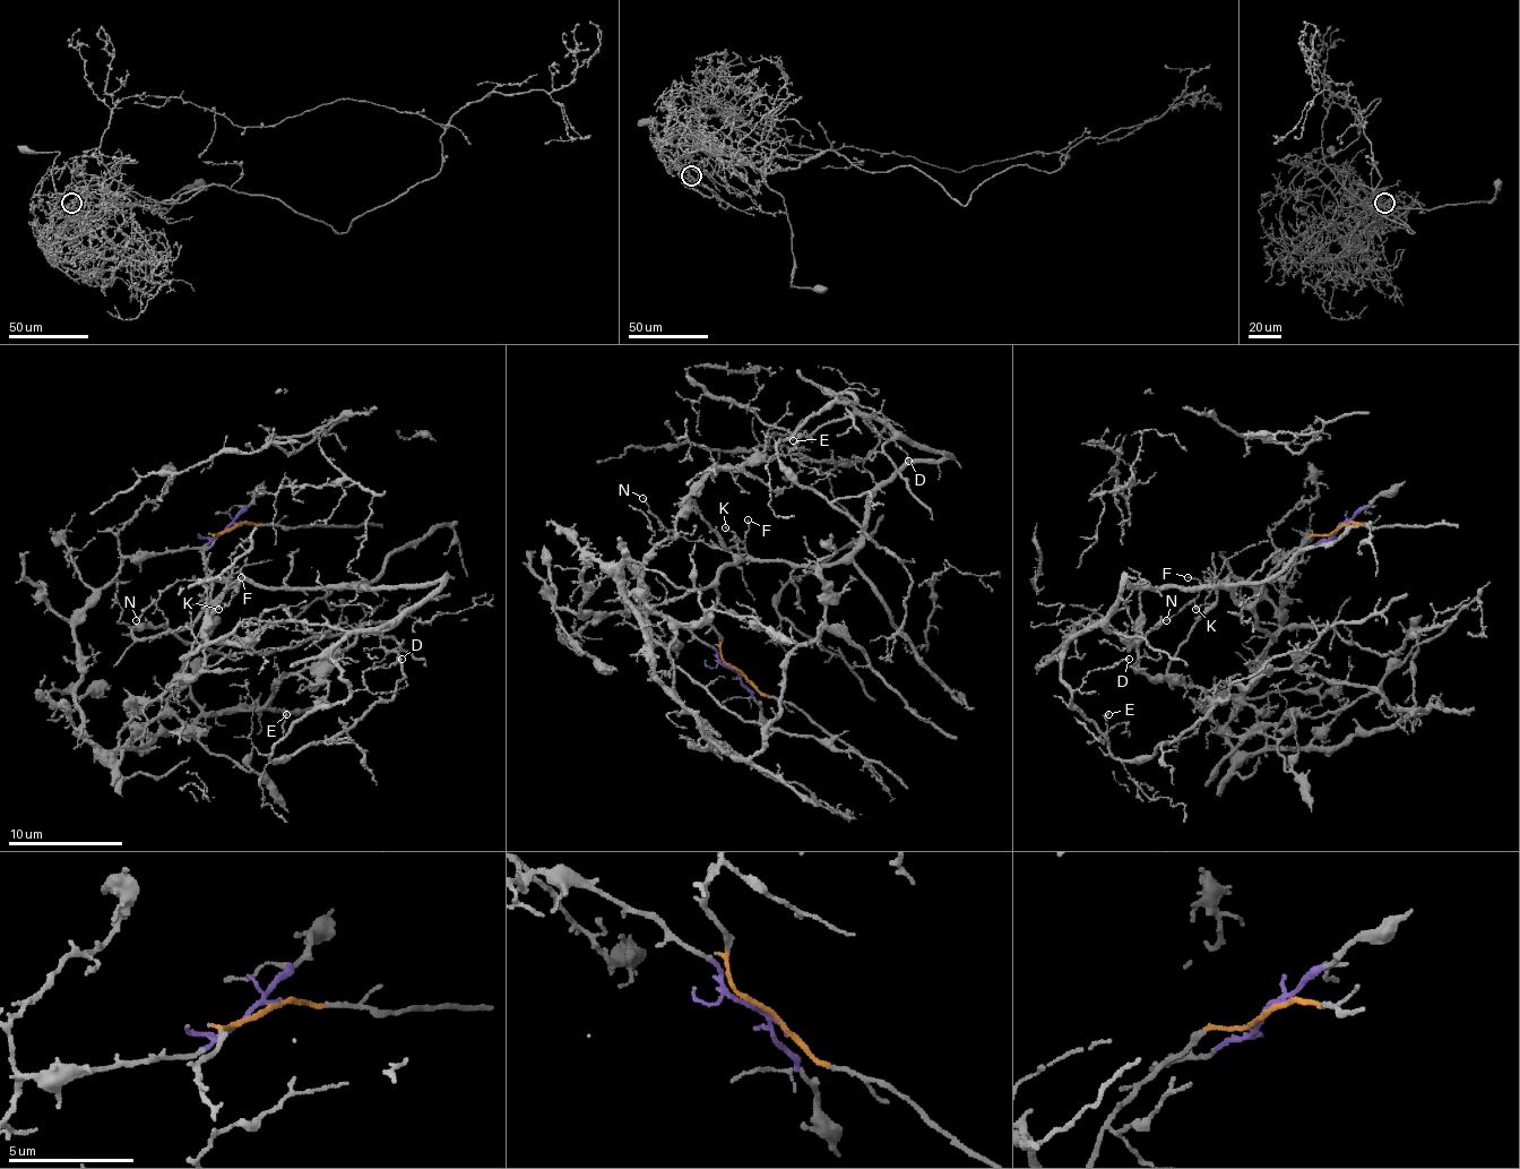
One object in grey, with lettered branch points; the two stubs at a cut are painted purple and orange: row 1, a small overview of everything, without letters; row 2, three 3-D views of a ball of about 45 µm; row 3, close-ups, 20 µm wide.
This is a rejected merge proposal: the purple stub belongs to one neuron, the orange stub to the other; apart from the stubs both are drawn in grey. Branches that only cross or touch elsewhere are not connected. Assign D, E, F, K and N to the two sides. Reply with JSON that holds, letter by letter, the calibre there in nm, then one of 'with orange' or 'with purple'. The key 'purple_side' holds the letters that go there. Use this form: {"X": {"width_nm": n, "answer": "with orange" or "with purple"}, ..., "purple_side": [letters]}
{"D": {"width_nm": 120, "answer": "with orange"}, "E": {"width_nm": 130, "answer": "with orange"}, "F": {"width_nm": 110, "answer": "with orange"}, "K": {"width_nm": 120, "answer": "with orange"}, "N": {"width_nm": 100, "answer": "with orange"}, "purple_side": []}

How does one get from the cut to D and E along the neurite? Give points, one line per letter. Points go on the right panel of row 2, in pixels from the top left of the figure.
D: (1339, 526), (1310, 534), (1244, 603), (1227, 581), (1123, 586), (1063, 653), (1060, 679), (1074, 690), (1129, 659)
E: (1339, 526), (1310, 534), (1244, 603), (1227, 581), (1123, 586), (1063, 653), (1072, 704), (1104, 733), (1110, 713)

